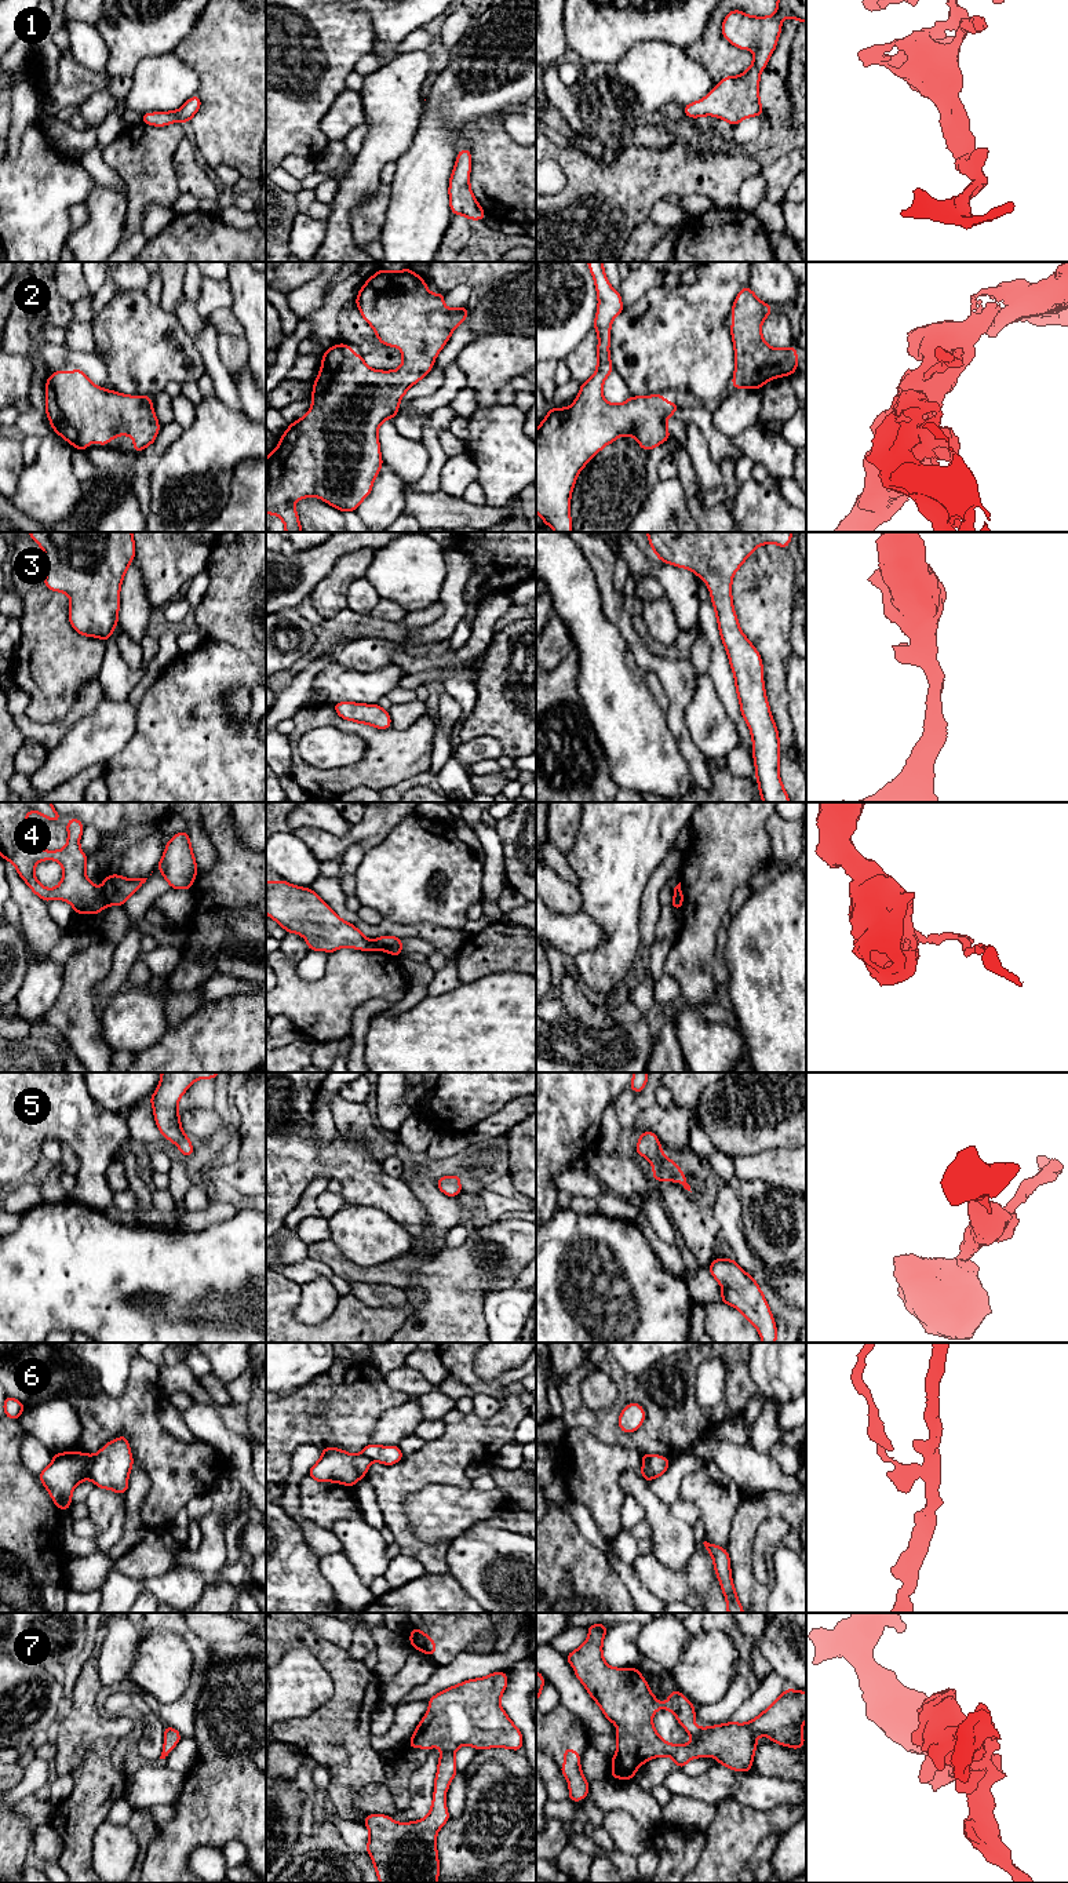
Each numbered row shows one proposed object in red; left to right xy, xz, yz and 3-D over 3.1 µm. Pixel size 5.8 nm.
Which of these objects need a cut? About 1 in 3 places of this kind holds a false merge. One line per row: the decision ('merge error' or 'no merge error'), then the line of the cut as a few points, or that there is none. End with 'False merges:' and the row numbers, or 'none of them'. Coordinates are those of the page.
1: no merge error; cut none
2: no merge error; cut none
3: no merge error; cut none
4: merge error; cut xy (101, 888), (108, 904)
5: no merge error; cut none
6: merge error; cut xy (93, 1456), (88, 1478)
7: no merge error; cut none
False merges: 4, 6

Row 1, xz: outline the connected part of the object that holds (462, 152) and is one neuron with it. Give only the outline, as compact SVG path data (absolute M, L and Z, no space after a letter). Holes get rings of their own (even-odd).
M462 149L458 153L455 168L449 178L449 205L453 215L463 215L470 221L482 221L486 214L480 207L470 189L470 156L470 149Z

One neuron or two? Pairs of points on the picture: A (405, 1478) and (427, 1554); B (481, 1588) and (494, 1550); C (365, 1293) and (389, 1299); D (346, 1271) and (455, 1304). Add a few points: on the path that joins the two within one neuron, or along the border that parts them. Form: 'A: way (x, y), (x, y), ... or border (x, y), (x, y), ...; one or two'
A: way (397, 1497), (397, 1522), (408, 1537); one
B: way (491, 1579), (494, 1576), (494, 1559); one
C: way (371, 1293), (383, 1295); one
D: way (374, 1274), (427, 1277); one

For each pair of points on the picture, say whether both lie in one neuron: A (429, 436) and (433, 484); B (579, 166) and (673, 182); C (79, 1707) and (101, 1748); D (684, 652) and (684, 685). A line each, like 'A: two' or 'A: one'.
A: one
B: one
C: two
D: two

